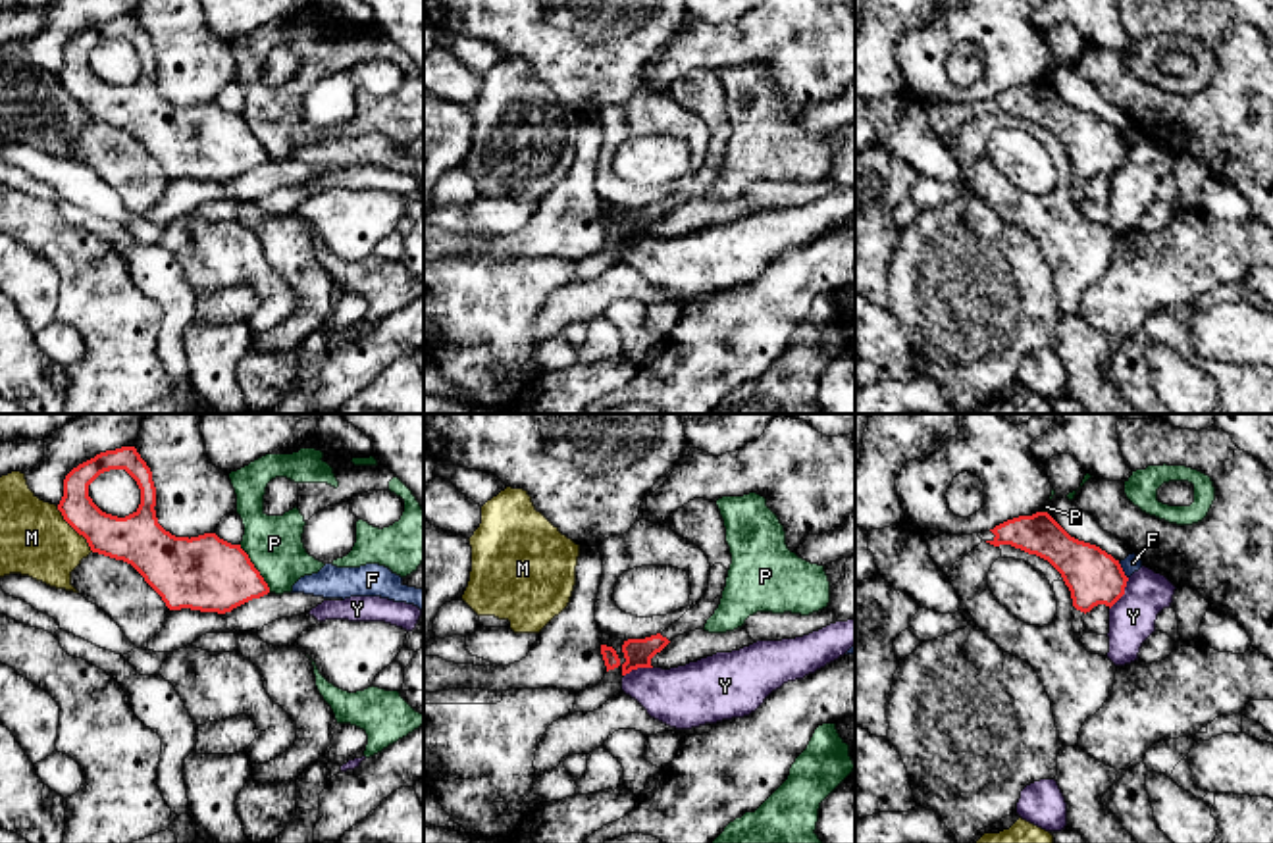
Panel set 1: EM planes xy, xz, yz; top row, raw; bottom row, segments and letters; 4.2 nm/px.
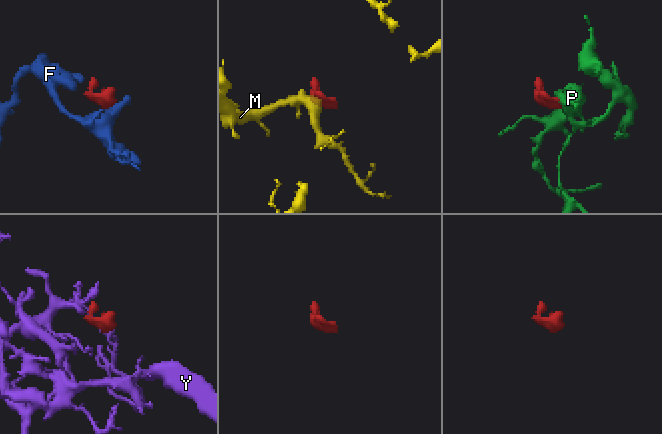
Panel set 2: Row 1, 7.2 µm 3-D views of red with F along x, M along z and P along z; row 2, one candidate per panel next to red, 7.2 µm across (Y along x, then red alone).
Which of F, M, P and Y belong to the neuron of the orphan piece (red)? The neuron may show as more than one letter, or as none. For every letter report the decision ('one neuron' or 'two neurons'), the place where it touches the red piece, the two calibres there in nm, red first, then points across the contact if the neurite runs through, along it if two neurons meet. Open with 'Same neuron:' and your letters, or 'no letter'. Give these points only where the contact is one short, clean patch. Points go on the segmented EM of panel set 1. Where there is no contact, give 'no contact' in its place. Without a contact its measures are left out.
Same neuron: no letter
F: two neurons; meets red in yz at (1121, 570); 220 nm thick on the red side, 70 nm on the other; border along yz (1117, 562), (1127, 578)
M: two neurons; meets red in xy at (76, 530); 200 nm thick on the red side, 300 nm on the other
P: two neurons; meets red in xy at (255, 568); 320 nm thick on the red side, 240 nm on the other
Y: two neurons; meets red in yz at (1123, 593); 220 nm thick on the red side, 190 nm on the other; border along yz (1129, 578), (1123, 595), (1110, 609)

